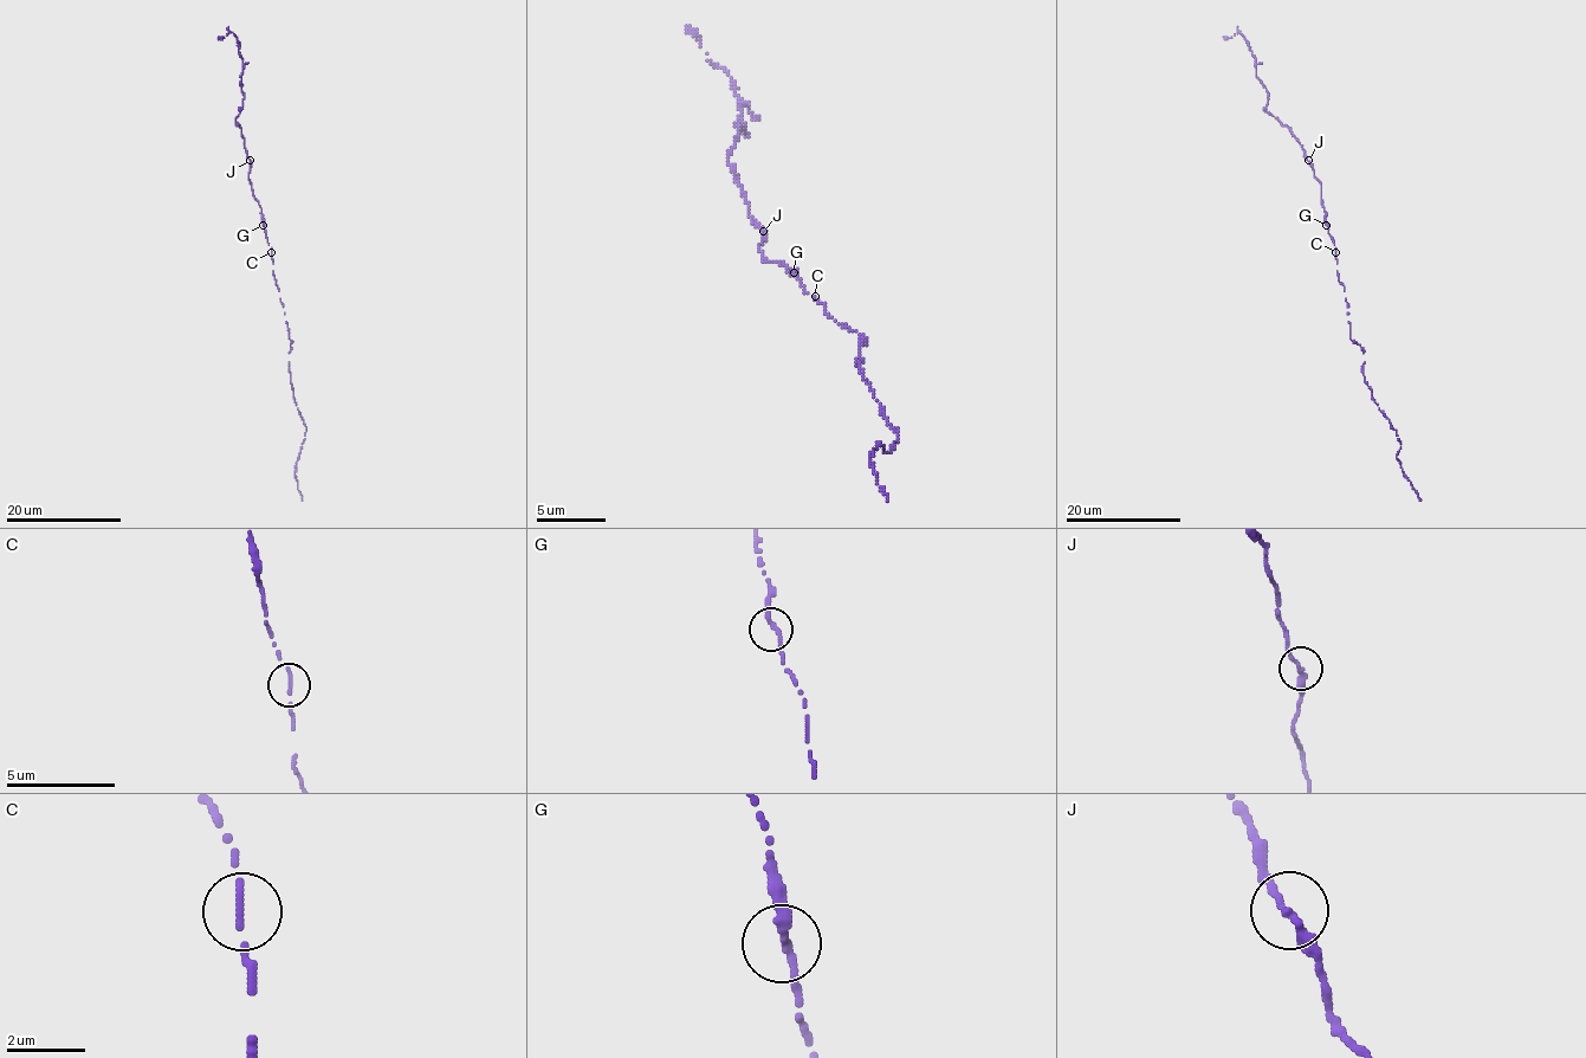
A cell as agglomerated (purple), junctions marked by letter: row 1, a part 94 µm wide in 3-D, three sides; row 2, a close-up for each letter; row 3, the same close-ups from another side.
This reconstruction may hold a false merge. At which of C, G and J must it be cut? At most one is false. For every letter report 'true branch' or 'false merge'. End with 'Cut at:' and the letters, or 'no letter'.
C: true branch
G: true branch
J: true branch
Cut at: no letter

